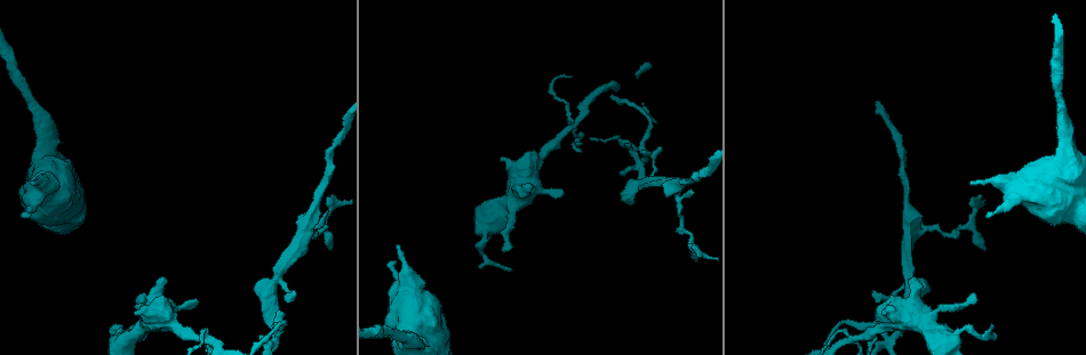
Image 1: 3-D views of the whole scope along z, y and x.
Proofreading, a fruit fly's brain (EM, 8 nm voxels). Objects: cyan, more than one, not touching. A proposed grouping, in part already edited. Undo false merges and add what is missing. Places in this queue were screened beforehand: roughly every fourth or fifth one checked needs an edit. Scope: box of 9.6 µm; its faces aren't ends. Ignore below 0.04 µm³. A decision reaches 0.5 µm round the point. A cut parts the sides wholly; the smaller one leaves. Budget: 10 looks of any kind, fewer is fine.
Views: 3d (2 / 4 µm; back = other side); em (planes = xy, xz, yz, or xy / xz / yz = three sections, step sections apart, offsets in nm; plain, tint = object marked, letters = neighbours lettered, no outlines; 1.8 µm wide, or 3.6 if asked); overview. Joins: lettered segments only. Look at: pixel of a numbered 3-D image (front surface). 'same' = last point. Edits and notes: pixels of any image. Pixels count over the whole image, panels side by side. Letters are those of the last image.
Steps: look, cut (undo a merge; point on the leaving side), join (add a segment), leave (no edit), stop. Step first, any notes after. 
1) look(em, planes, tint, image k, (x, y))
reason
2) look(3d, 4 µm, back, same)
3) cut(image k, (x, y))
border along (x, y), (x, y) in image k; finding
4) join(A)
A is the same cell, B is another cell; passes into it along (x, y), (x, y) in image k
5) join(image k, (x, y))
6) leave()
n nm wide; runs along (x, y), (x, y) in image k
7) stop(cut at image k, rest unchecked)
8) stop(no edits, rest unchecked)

look(em, yz, step 4, letters, image 1, (971, 182))
stops while still wide

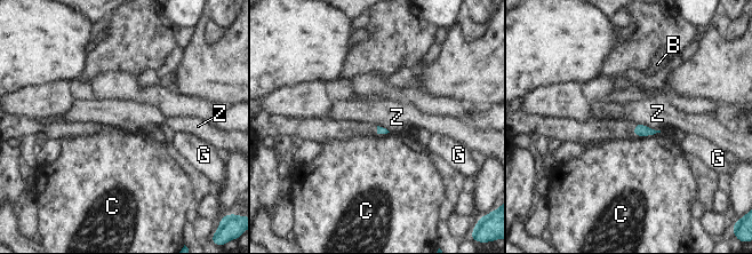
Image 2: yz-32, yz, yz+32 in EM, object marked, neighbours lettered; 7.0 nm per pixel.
leave()
B, C, G and Z are other cells; border along (634, 122), (660, 131) in image 2; none of them fits

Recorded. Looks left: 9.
look(em, xy, step 8, tint, image 1, (166, 278))
free end

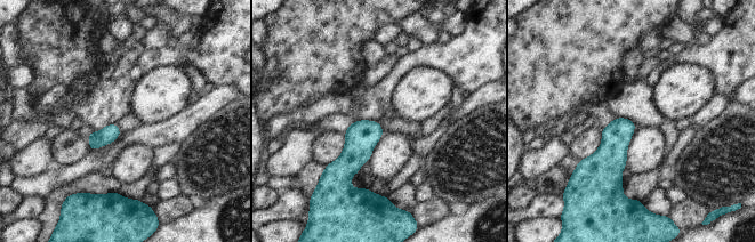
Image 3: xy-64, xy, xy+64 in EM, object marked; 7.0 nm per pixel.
look(em, xy, step 8, letters, same)

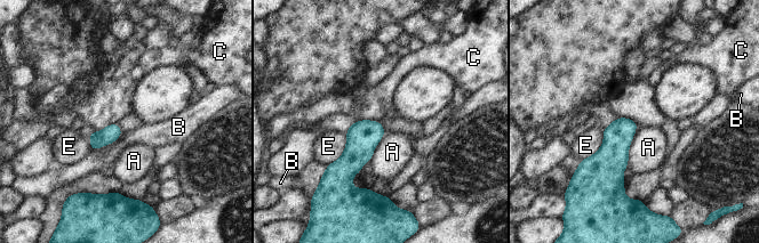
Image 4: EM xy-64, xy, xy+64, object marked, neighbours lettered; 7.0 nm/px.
leave()
A, B, C and E are other cells; border along (114, 122), (97, 131), (88, 132) in image 4; no lettered segment goes on from it

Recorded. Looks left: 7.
look(em, 3.6 µm, xy, step 8, tint, image 1, (570, 128))
sharp bend

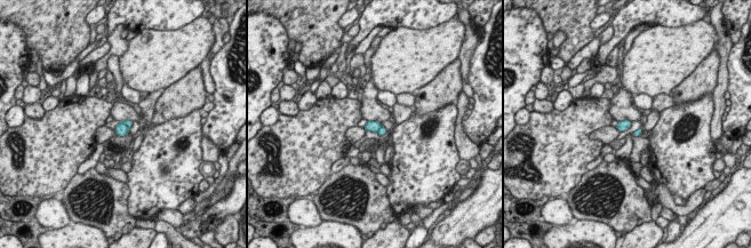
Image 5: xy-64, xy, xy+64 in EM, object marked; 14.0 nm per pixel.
look(em, 3.6 µm, planes, letters, same)
cut it another way

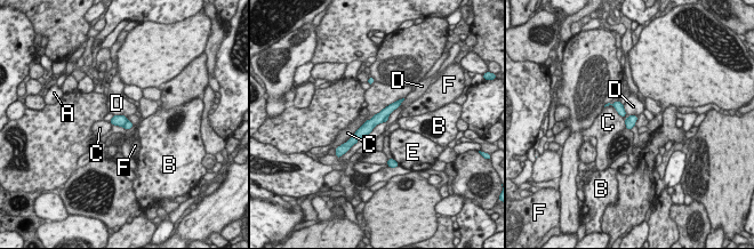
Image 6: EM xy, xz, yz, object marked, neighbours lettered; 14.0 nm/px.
cut(image 6, (128, 125))
A, B, C, D, E and F are other cells; a second cell is stuck on

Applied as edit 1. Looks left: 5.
stop(cut at image 6, rest unchecked)

